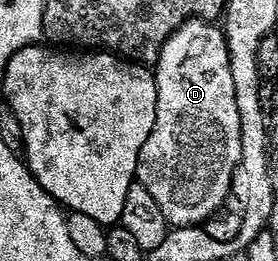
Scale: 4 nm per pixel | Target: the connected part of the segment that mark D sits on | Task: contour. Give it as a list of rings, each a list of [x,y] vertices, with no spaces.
[[[191,19],[164,45],[156,64],[158,100],[152,137],[140,149],[137,182],[152,193],[171,228],[205,224],[227,206],[236,169],[242,160],[240,109],[236,109],[236,85],[232,85],[232,65],[221,26],[204,19]]]

